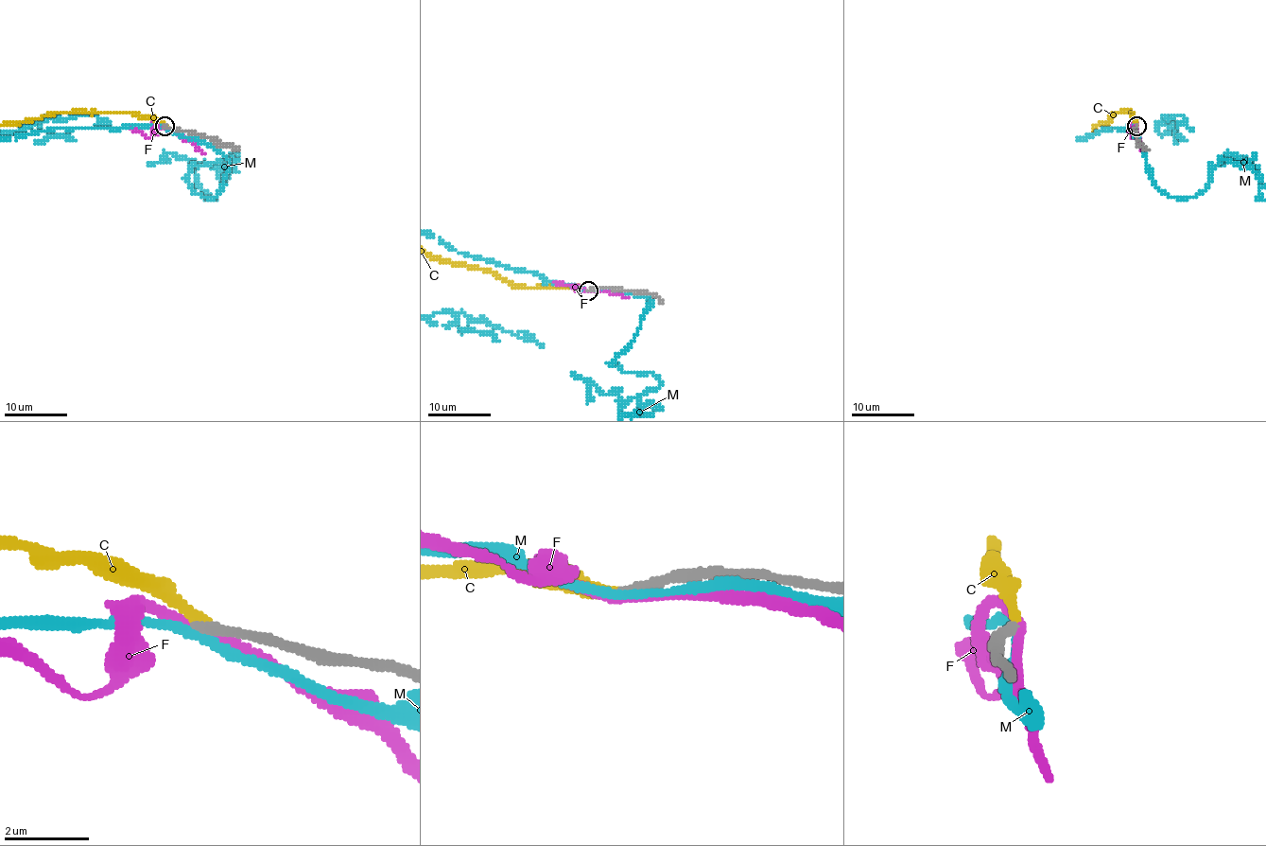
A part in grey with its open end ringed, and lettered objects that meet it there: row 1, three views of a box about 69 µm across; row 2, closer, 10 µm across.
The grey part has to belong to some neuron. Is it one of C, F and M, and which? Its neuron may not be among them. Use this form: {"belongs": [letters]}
{"belongs": ["C"]}

